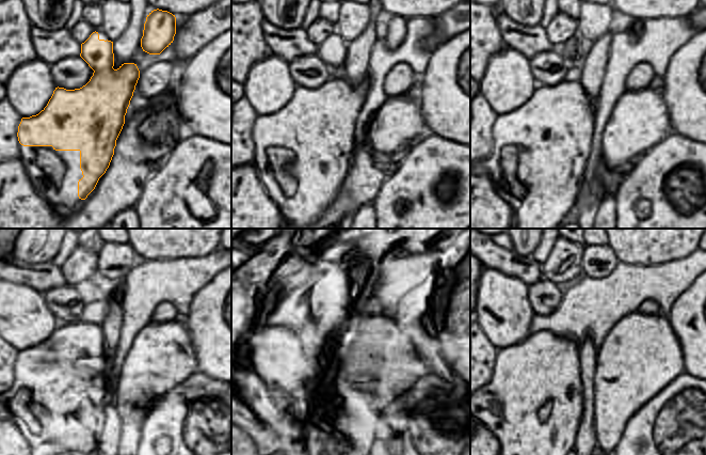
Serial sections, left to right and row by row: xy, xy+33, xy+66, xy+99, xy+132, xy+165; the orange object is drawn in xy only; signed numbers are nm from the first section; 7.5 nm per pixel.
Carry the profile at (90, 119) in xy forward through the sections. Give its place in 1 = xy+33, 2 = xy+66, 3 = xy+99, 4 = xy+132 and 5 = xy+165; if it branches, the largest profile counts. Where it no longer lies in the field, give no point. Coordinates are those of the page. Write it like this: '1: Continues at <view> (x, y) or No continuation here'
1: Continues at xy+33 (321, 119)
2: Continues at xy+66 (558, 119)
3: Continues at xy+99 (73, 358)
4: Continues at xy+132 (281, 364)
5: Continues at xy+165 (520, 364).

